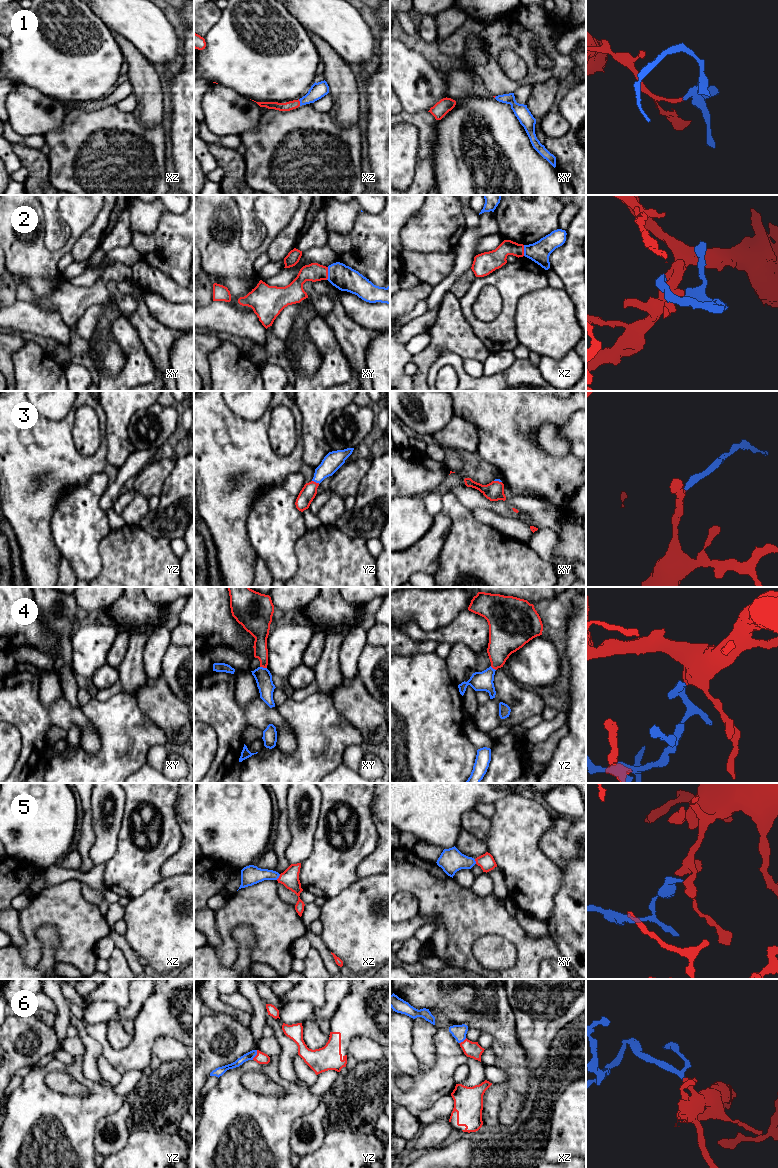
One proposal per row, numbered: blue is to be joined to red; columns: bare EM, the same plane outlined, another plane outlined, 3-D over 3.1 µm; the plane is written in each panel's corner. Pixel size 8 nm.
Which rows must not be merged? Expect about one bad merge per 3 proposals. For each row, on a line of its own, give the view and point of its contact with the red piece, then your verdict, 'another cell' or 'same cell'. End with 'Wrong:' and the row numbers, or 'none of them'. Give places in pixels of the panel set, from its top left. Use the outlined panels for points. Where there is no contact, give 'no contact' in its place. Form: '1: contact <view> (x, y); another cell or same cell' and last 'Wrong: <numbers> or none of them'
1: contact xz (299, 102); same cell
2: contact xy (327, 273); another cell
3: contact yz (315, 482); same cell
4: contact xy (263, 667); same cell
5: contact xz (279, 877); same cell
6: contact yz (256, 1055); same cell
Wrong: 2

